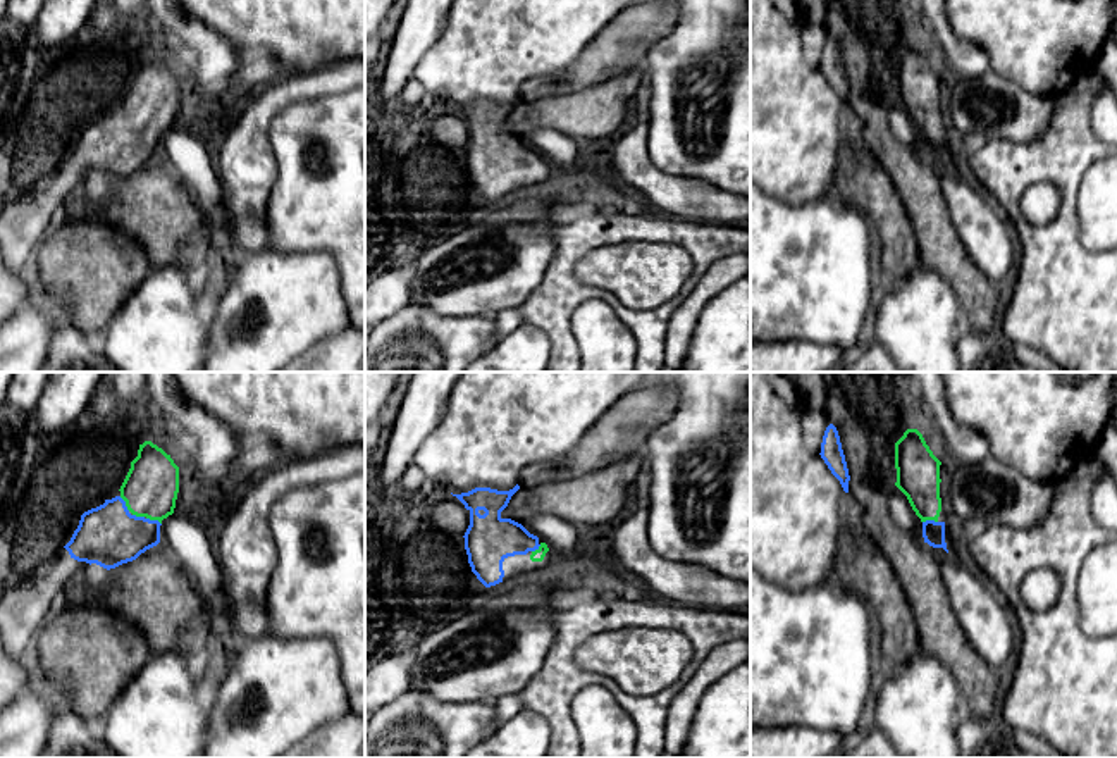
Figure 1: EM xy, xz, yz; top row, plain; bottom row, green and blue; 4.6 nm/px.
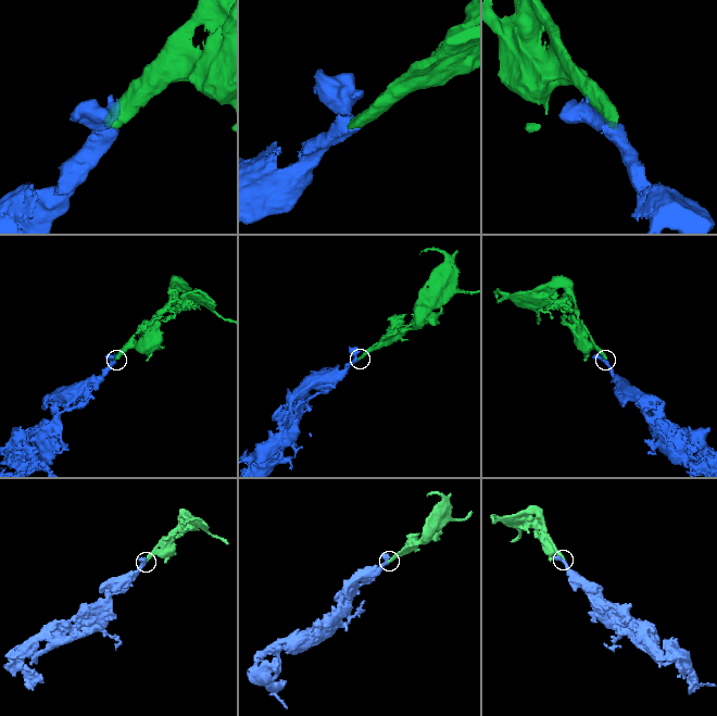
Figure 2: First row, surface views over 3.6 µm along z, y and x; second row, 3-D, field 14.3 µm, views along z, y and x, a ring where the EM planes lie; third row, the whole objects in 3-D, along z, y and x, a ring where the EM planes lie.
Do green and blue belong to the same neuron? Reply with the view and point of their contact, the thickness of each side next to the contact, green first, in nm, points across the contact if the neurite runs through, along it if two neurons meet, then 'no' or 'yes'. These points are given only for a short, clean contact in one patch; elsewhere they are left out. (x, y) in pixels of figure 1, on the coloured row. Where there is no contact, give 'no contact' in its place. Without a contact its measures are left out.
xy (126, 503) | 260/280 nm | across xy (150, 488), (126, 503), (112, 517), (109, 536) | yes

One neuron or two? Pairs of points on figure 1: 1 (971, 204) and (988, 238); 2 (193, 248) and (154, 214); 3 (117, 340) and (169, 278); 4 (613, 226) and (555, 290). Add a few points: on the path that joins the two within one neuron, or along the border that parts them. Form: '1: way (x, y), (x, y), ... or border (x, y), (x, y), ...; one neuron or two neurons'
1: way (971, 212), (981, 229); one neuron
2: way (183, 238), (164, 219); one neuron
3: way (133, 324), (164, 293); one neuron
4: way (594, 231), (563, 262), (561, 271); one neuron

